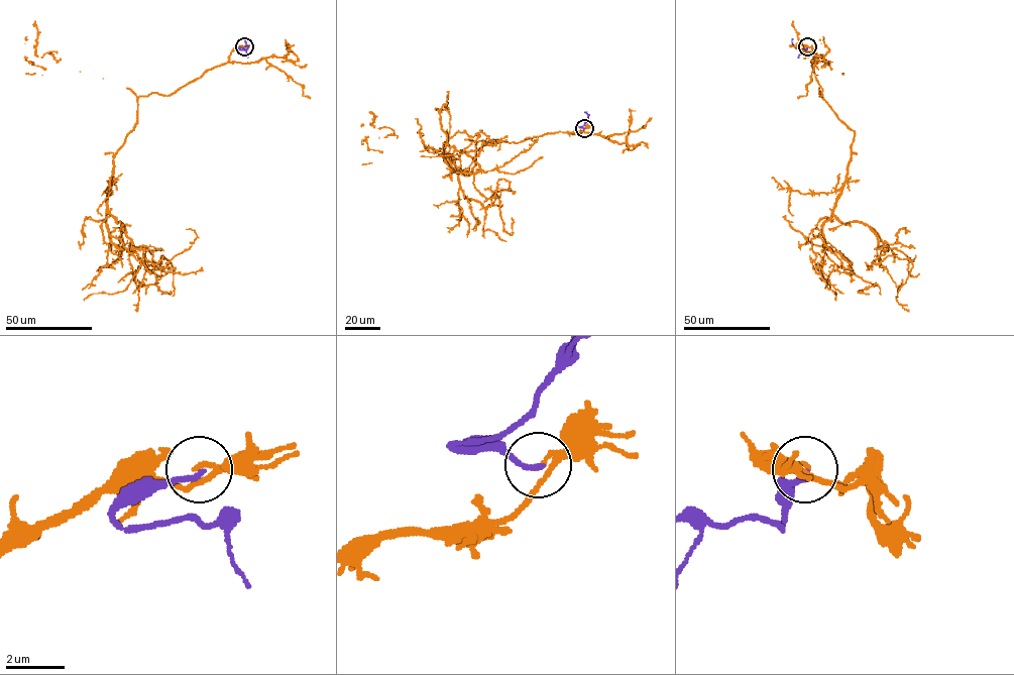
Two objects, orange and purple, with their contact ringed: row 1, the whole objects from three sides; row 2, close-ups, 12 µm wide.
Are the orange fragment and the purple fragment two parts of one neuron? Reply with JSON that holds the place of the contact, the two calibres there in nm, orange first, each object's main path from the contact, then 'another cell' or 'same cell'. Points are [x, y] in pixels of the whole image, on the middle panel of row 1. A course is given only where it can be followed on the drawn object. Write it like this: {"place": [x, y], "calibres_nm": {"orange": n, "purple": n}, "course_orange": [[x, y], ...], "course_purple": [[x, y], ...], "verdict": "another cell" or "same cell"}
{"place": [584, 128], "calibres_nm": {"orange": 120, "purple": 190}, "course_orange": [[584, 128], [478, 141], [468, 176], [445, 155], [465, 198], [486, 208], [495, 194], [512, 235], [512, 219]], "course_purple": [[584, 128], [579, 127], [587, 119], [584, 112]], "verdict": "another cell"}

